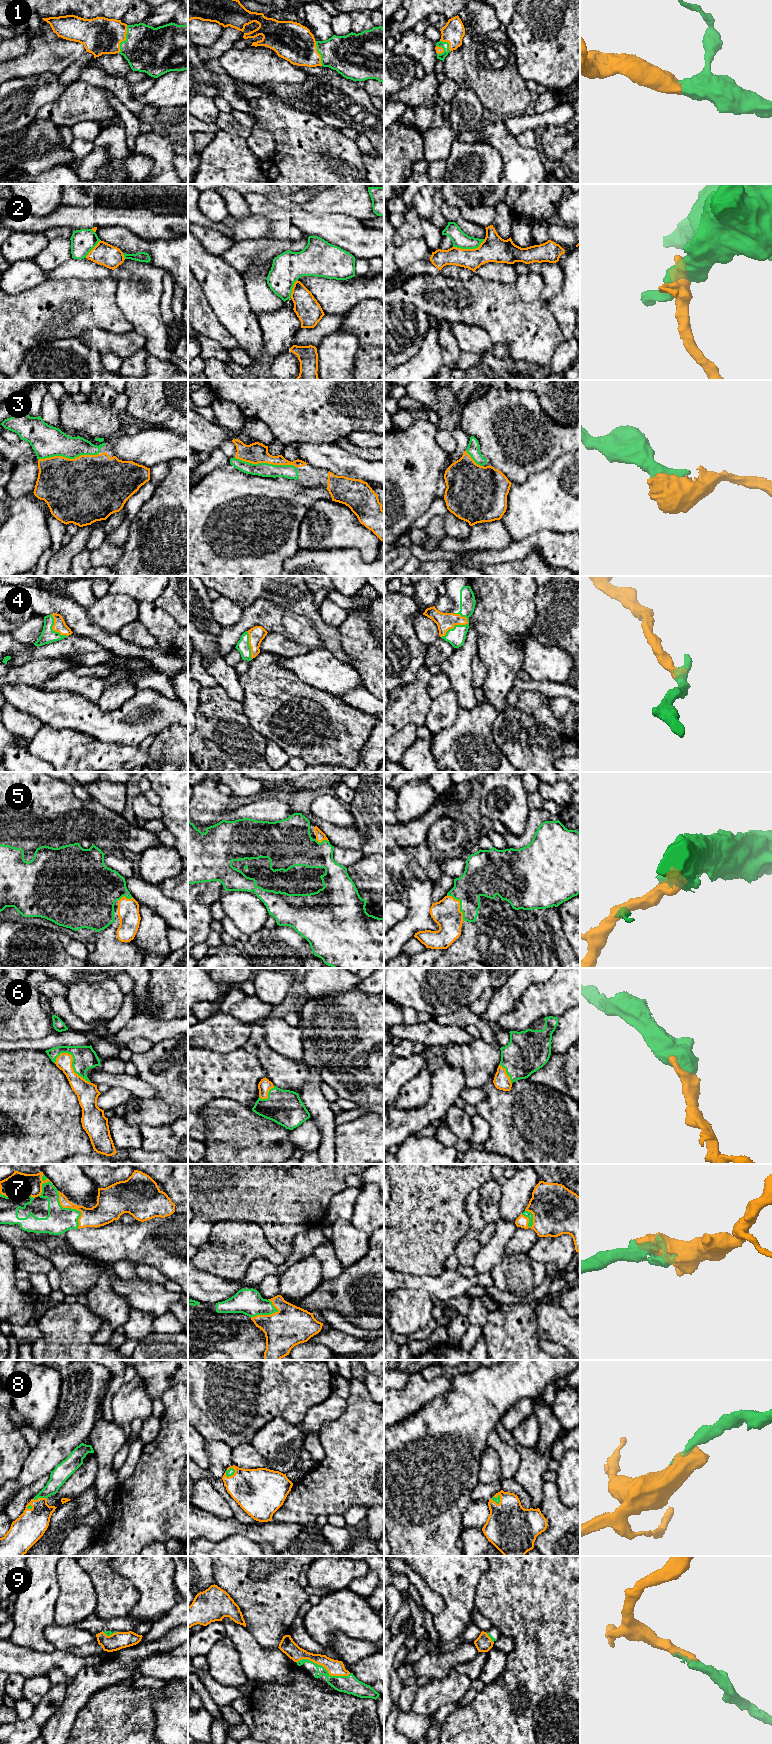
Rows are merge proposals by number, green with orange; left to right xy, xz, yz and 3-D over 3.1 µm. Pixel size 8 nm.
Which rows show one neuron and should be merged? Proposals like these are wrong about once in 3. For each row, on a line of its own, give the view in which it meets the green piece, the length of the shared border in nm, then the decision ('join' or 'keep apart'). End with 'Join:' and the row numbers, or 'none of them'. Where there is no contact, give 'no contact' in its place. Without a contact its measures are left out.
1: meets green in xy; contact 240 nm long; join
2: meets green in yz; contact 260 nm long; keep apart
3: meets green in xz; contact 500 nm long; join
4: meets green in yz; contact 260 nm long; join
5: meets green in yz; contact 260 nm long; join
6: meets green in xy; contact 340 nm long; join
7: meets green in xy; contact 340 nm long; join
8: meets green in xy; contact 110 nm long; join
9: meets green in xz; contact 460 nm long; join
Join: 1, 3, 4, 5, 6, 7, 8, 9

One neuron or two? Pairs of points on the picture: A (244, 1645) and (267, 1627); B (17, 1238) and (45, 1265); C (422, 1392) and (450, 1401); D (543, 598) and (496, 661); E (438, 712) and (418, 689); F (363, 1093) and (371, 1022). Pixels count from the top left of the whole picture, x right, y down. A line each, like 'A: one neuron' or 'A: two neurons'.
A: two neurons
B: two neurons
C: two neurons
D: two neurons
E: two neurons
F: one neuron

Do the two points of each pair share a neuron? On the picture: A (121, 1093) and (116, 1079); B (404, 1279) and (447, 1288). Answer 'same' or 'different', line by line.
A: different
B: same

